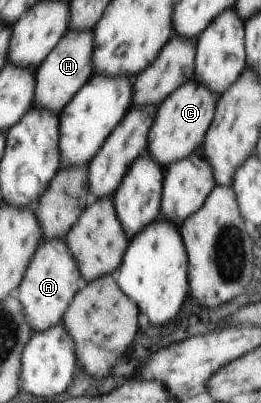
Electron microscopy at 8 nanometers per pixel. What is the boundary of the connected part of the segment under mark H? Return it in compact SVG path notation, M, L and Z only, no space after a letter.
M88 28L88 30L66 30L64 37L49 52L48 58L40 63L34 72L36 84L31 110L42 108L46 112L54 112L57 116L61 108L92 74L92 50L94 50L93 28Z

